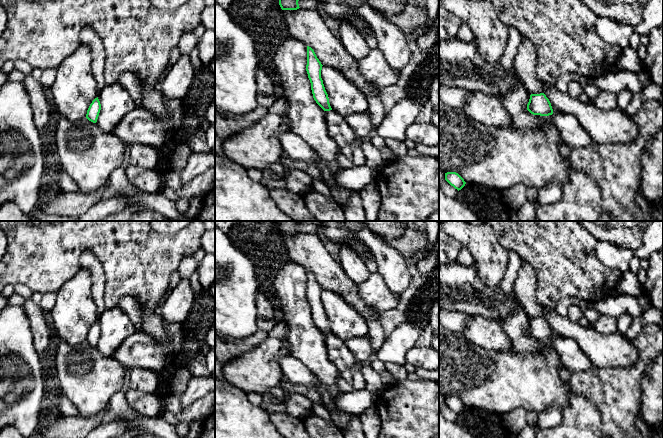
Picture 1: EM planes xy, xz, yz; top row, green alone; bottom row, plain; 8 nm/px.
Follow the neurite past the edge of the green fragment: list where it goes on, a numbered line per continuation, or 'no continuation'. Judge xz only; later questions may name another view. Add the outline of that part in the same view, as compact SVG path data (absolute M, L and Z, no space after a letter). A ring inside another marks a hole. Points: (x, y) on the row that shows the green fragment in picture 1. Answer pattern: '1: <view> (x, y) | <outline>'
no continuation

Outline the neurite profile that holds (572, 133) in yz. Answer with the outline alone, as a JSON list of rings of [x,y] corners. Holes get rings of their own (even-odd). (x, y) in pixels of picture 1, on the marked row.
[[[553,112],[552,119],[558,127],[562,141],[573,148],[588,146],[592,141],[578,119],[570,114]]]

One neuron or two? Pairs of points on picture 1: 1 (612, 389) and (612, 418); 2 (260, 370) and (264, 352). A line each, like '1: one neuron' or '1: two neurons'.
1: one neuron
2: one neuron

